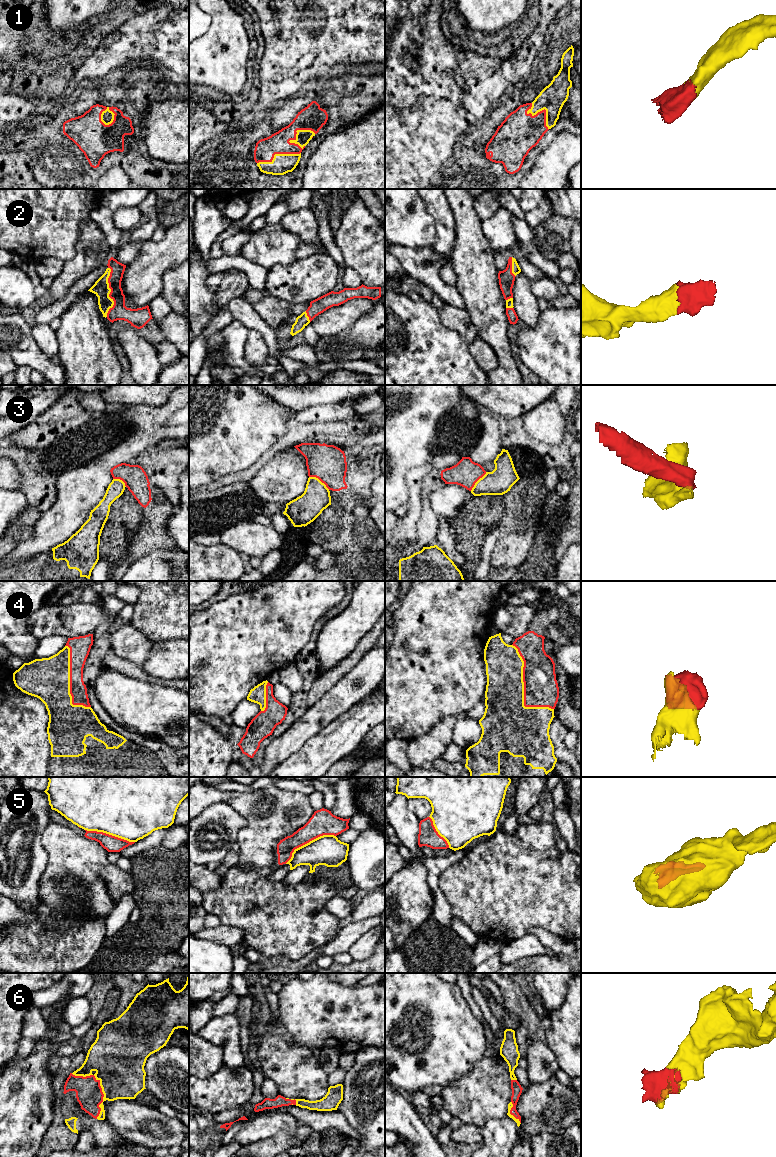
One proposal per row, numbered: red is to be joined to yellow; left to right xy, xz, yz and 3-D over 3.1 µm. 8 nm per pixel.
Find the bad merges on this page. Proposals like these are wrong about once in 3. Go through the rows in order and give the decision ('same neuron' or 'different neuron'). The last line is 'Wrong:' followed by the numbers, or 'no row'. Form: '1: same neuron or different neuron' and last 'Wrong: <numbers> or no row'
1: same neuron
2: same neuron
3: different neuron
4: same neuron
5: different neuron
6: same neuron
Wrong: 3, 5

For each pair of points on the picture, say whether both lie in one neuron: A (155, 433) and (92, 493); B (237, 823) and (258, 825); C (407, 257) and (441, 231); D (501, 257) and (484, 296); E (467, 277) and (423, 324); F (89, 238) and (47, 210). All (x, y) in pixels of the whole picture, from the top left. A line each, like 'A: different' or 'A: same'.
A: same
B: different
C: different
D: different
E: different
F: different

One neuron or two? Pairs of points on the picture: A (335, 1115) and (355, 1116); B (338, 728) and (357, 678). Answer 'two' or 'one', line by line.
A: two
B: two

